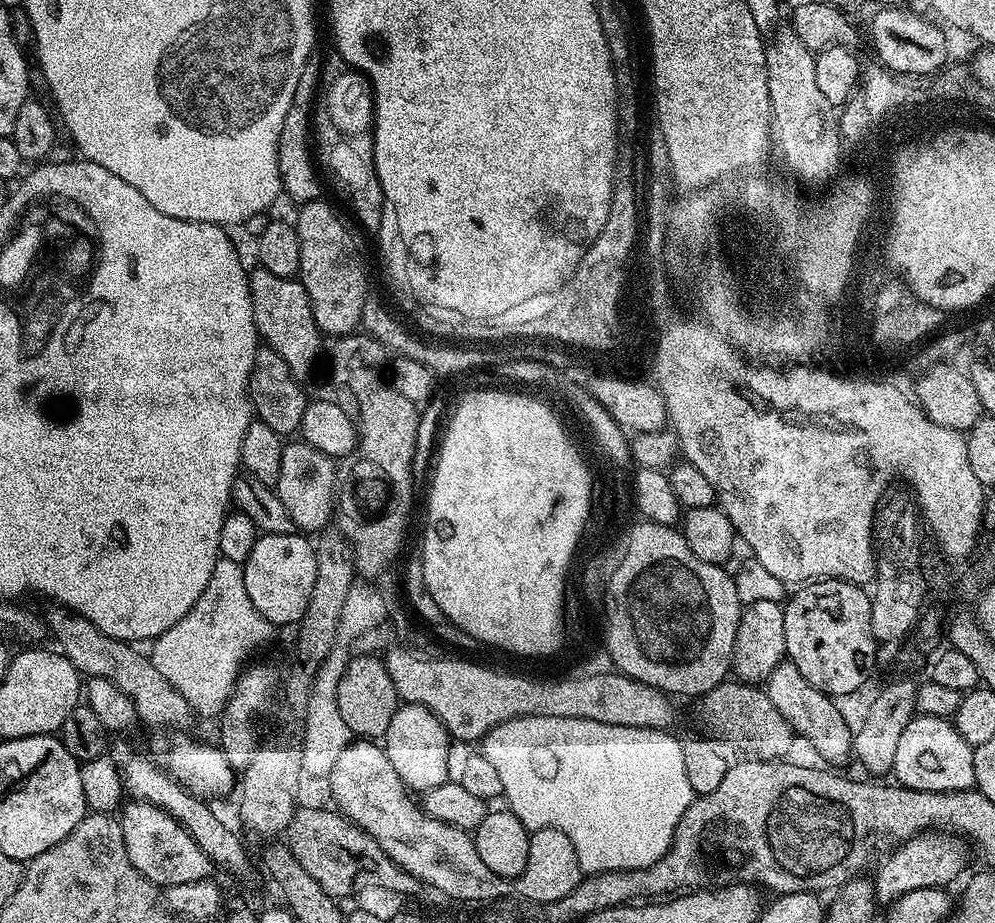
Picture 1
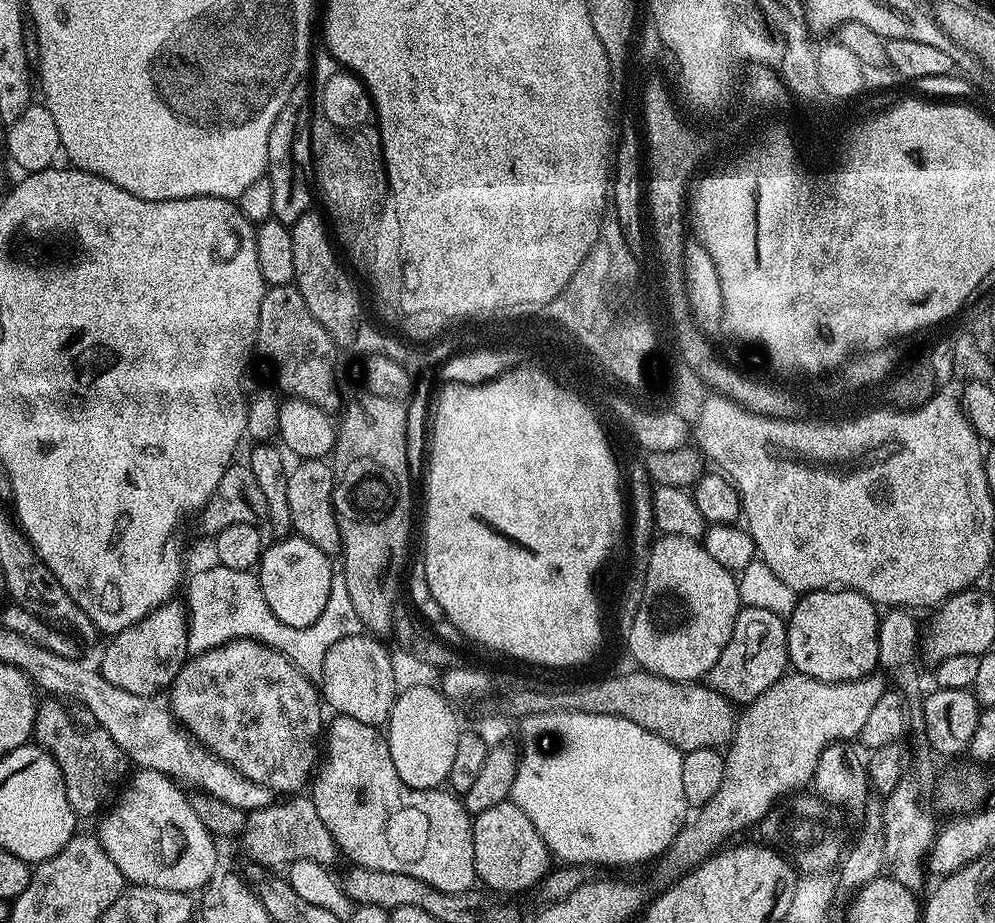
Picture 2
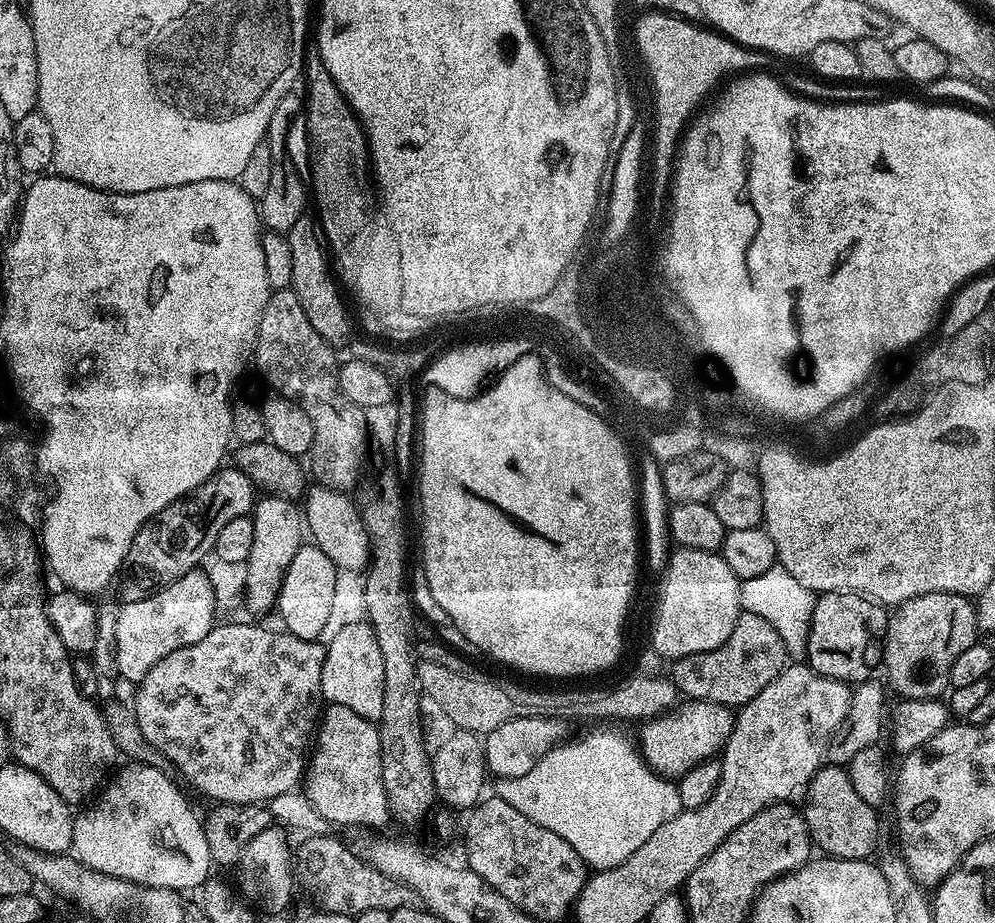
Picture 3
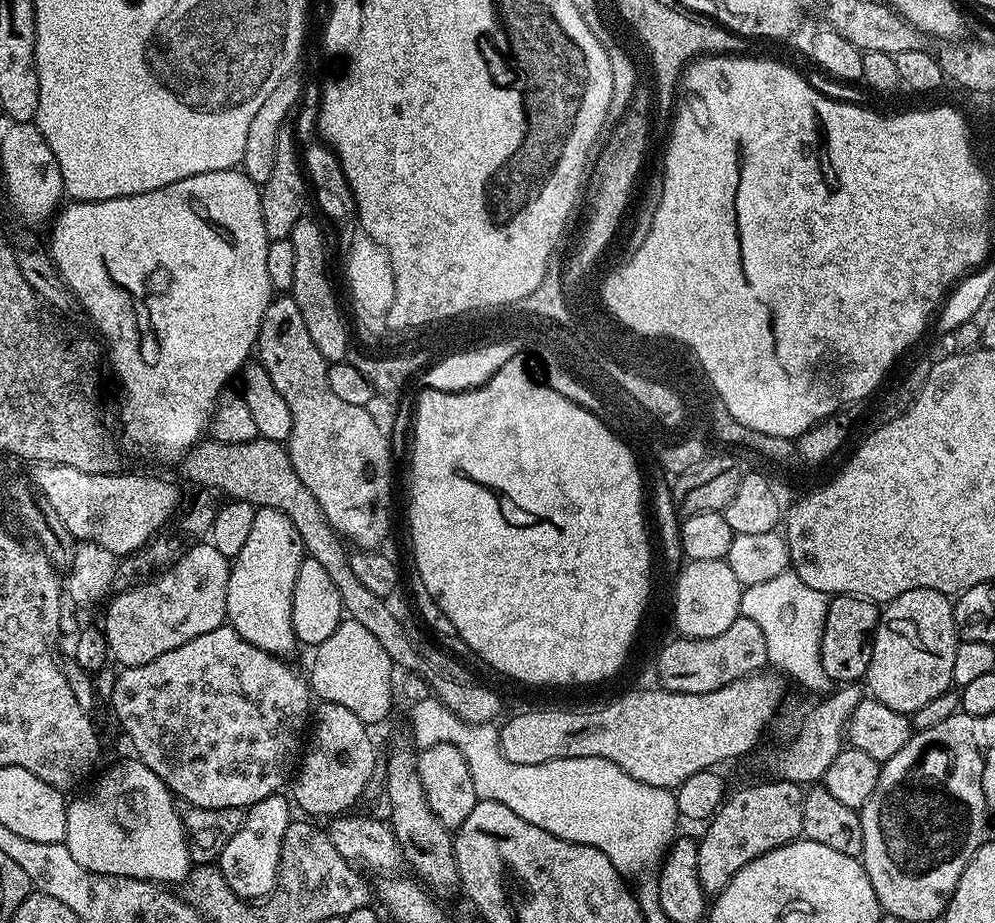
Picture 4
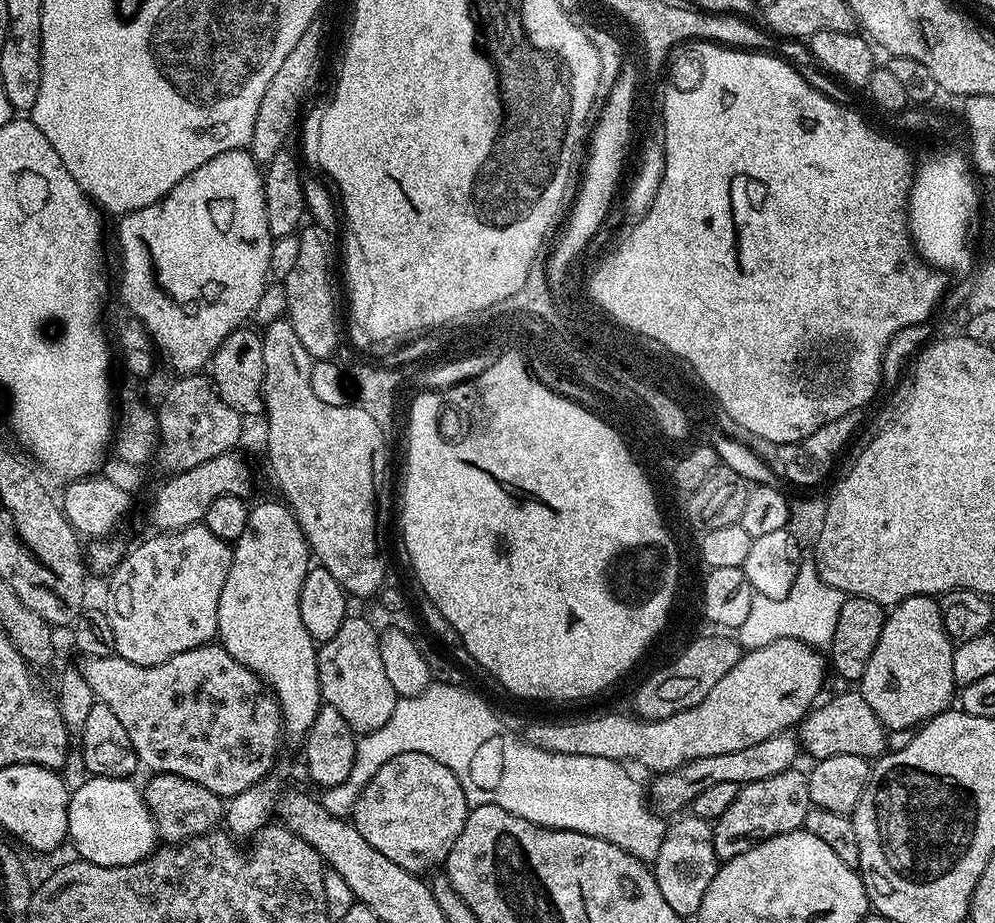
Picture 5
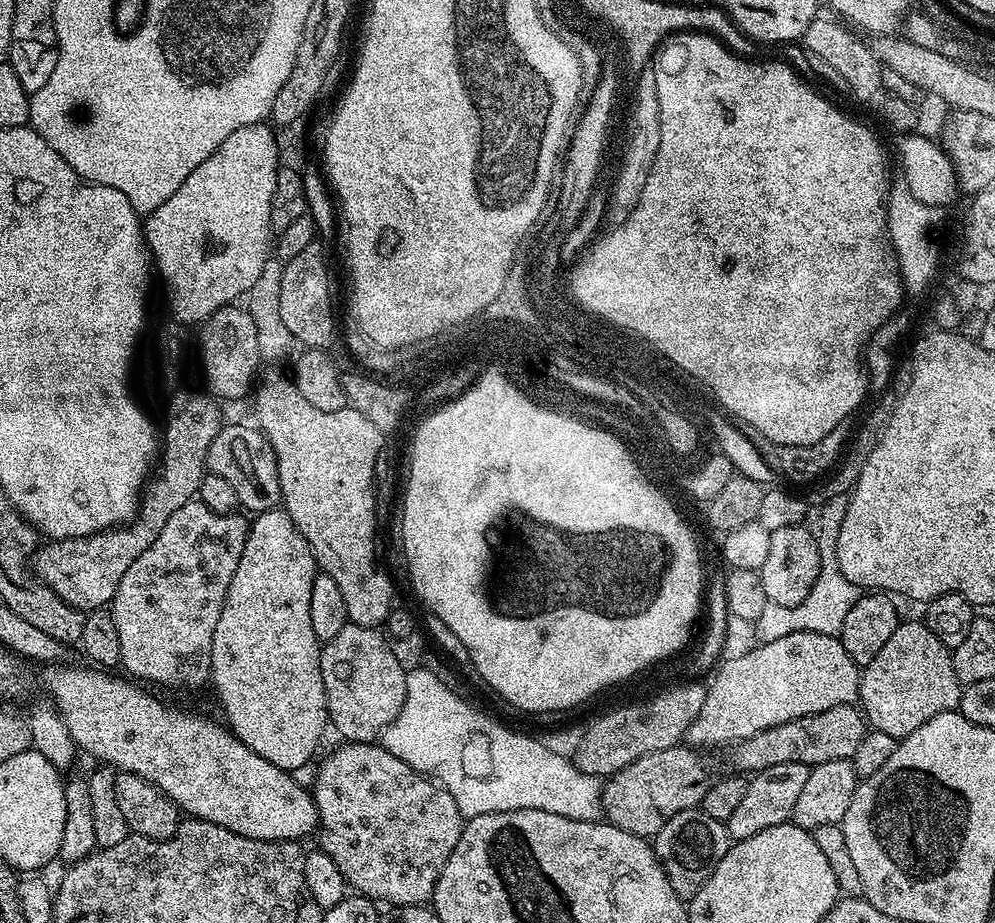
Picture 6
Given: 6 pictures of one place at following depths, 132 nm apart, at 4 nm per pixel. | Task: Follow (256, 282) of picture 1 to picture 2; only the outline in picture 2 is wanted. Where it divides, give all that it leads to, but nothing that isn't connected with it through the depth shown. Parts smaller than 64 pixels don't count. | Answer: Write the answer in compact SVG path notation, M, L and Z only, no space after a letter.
M295 283L274 284L265 291L258 314L256 348L276 367L279 391L284 391L285 397L305 400L329 414L341 407L342 396L336 393L337 346L310 314Z

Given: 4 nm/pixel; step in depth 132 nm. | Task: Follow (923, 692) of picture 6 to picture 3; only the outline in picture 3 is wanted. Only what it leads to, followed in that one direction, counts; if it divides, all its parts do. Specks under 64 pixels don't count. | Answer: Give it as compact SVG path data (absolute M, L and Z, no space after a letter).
M935 592L934 594L922 594L918 598L910 598L906 602L902 602L901 604L895 605L894 611L889 615L888 617L888 630L884 638L884 651L882 653L882 672L884 668L884 672L886 675L888 675L887 683L890 685L892 683L892 688L894 691L897 692L897 697L906 699L906 700L935 700L937 697L941 695L940 691L943 690L943 688L947 689L949 687L948 683L948 675L950 674L950 666L954 666L954 658L958 658L958 654L962 654L962 650L970 650L970 646L972 644L977 643L978 637L976 634L976 609L974 607L973 601L969 599L967 596L959 596L958 594L950 594L949 592Z

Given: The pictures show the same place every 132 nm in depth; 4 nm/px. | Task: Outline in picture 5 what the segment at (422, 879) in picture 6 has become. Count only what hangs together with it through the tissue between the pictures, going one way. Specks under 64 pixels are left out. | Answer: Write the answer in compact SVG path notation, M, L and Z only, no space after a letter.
M407 752L387 760L382 770L370 778L368 785L360 791L350 820L355 824L358 834L362 834L362 838L366 838L366 842L370 842L378 854L386 854L386 858L402 866L402 870L425 874L428 871L431 873L435 864L443 865L447 861L458 834L462 834L462 826L466 826L469 811L470 805L462 790L462 782L454 778L454 770L450 770L450 766L434 762L430 754Z

